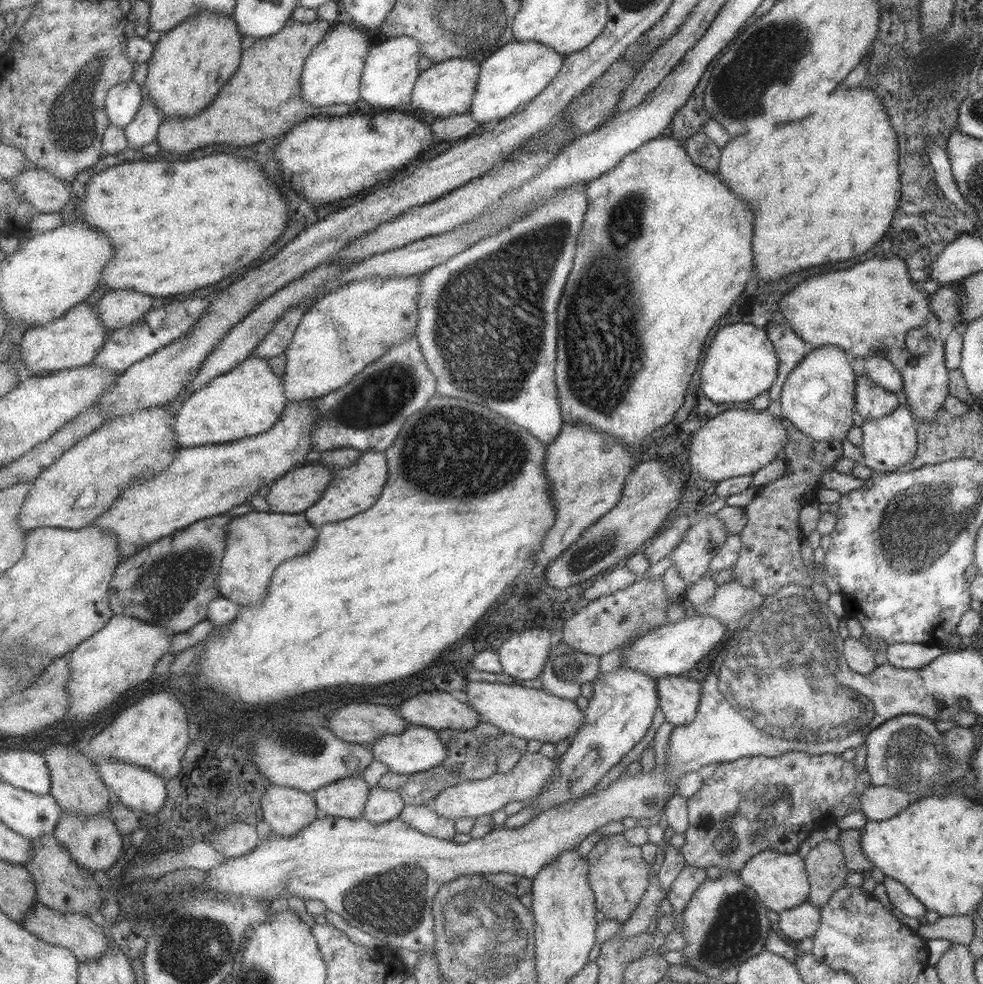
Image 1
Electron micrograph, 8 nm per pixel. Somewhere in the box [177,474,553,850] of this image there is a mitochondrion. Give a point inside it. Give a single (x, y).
(282, 739)

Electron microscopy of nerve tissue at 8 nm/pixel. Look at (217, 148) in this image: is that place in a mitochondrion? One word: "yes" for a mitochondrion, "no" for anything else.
no

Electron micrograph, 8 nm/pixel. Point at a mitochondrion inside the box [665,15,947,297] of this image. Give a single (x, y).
(739, 89)

